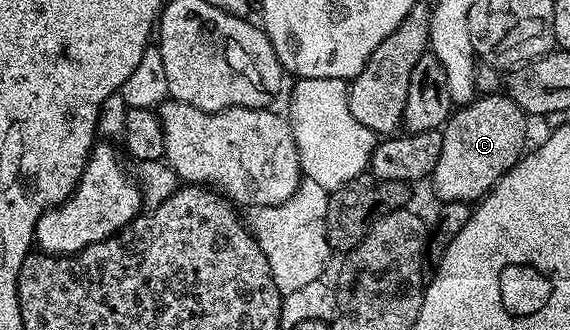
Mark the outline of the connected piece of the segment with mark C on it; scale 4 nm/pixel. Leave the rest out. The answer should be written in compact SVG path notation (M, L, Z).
M508 94L481 95L474 98L473 102L458 106L445 120L441 131L443 149L439 152L439 161L435 164L431 176L433 191L438 195L440 202L476 204L488 195L490 189L502 179L513 166L526 154L525 147L525 122L527 116L524 111L515 105L515 101Z

